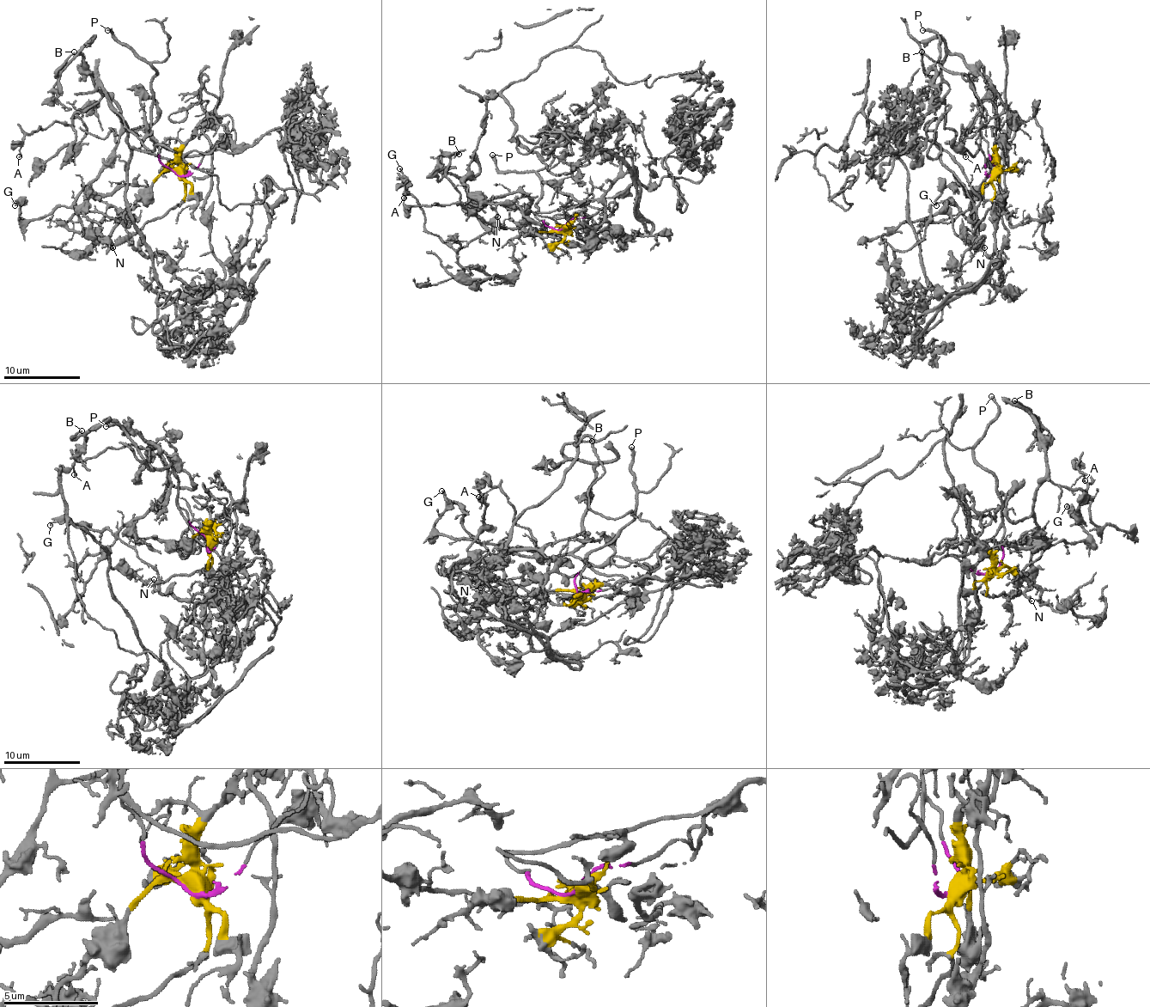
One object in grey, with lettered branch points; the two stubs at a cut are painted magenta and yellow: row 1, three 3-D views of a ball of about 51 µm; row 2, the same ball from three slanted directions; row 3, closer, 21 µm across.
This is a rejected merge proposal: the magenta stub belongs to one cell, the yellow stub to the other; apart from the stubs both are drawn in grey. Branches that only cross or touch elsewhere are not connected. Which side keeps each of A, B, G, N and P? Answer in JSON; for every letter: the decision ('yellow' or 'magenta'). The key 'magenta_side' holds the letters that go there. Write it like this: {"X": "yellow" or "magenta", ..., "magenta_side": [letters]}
{"A": "yellow", "B": "yellow", "G": "yellow", "N": "yellow", "P": "magenta", "magenta_side": ["P"]}

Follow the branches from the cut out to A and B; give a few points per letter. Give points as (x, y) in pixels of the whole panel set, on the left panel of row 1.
A: (177, 173), (185, 197), (136, 234), (77, 206), (118, 142), (121, 111), (104, 95), (27, 134), (18, 156)
B: (177, 173), (185, 197), (136, 234), (76, 204), (112, 151), (121, 111), (82, 55), (57, 75), (74, 51)

